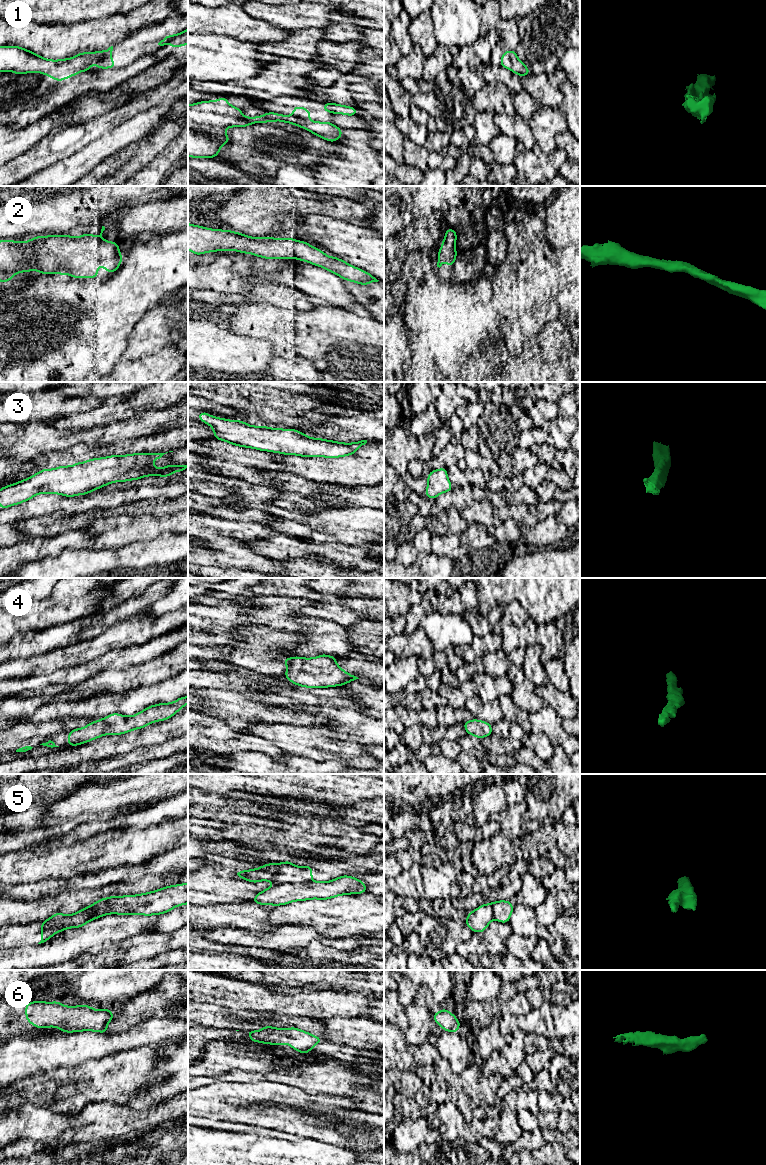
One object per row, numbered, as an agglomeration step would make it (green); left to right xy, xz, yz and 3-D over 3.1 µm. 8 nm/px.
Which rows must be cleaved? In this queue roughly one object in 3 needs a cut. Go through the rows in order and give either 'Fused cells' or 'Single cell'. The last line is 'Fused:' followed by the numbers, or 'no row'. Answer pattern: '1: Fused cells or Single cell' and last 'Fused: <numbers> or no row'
1: Fused cells
2: Single cell
3: Single cell
4: Single cell
5: Fused cells
6: Single cell
Fused: 1, 5

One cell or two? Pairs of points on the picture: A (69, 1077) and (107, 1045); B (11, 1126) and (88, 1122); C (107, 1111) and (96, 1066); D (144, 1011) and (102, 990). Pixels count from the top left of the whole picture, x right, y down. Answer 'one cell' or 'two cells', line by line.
A: two cells
B: one cell
C: two cells
D: two cells

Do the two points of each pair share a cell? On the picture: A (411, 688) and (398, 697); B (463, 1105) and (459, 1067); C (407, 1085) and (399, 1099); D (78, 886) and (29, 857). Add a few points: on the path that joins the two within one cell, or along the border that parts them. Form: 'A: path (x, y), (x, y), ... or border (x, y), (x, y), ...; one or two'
A: path (408, 691), (401, 697); one
B: border (442, 1058), (456, 1073), (460, 1073), (469, 1064); two
C: border (397, 1092), (413, 1099); two
D: border (88, 872), (42, 881); two

